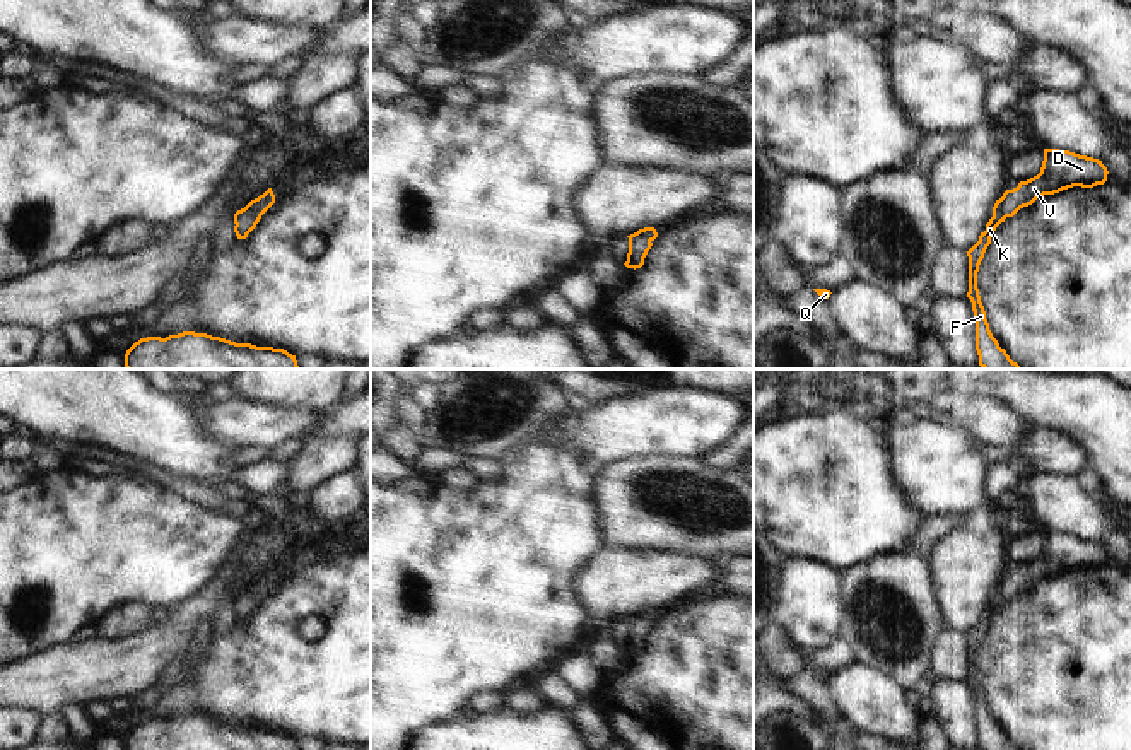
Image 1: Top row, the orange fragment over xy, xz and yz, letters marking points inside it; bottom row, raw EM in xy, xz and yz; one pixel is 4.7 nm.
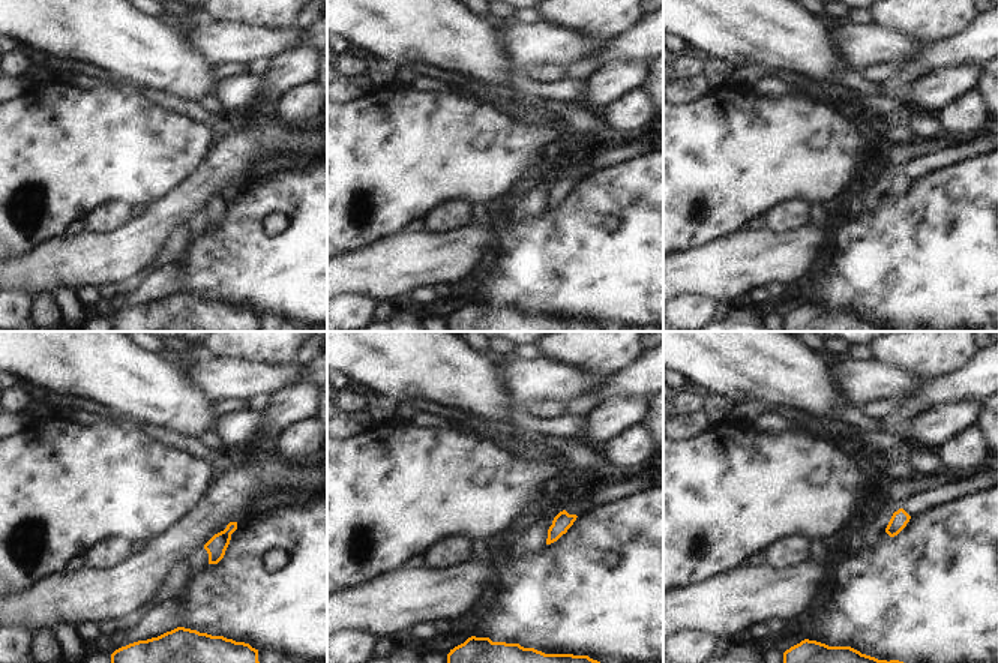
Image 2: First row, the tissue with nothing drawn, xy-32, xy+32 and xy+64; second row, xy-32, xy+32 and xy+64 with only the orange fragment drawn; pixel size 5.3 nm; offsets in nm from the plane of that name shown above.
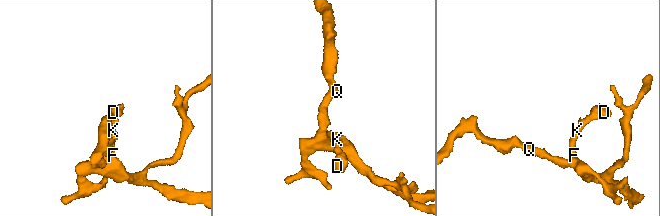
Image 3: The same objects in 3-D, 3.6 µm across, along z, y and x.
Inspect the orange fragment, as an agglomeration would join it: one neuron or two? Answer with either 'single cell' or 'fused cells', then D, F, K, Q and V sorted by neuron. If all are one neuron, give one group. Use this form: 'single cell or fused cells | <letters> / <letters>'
single cell | D F K Q V

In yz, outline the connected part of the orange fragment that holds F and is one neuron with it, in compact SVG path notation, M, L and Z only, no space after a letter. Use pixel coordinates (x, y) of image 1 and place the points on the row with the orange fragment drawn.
M1044 149L1040 173L1027 181L1020 181L1017 188L1006 190L1003 196L996 200L993 217L986 224L986 231L981 232L979 241L967 251L967 297L972 302L976 350L982 369L1022 369L993 337L977 289L979 265L991 244L993 232L1001 222L1005 222L1006 217L1013 217L1020 208L1032 205L1037 198L1054 195L1073 186L1093 188L1097 185L1104 185L1107 181L1107 174L1107 167L1099 159L1069 150Z

